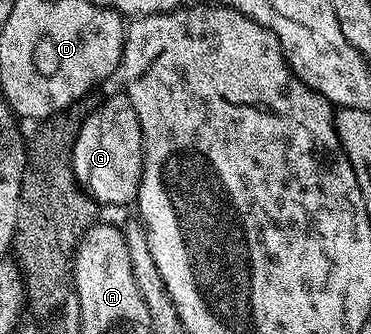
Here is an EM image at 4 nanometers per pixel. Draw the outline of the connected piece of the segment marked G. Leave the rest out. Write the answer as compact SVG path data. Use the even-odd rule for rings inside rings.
M118 91L115 97L95 104L82 125L74 144L74 174L83 191L94 198L99 206L130 205L138 200L138 188L144 167L144 139L136 107Z

